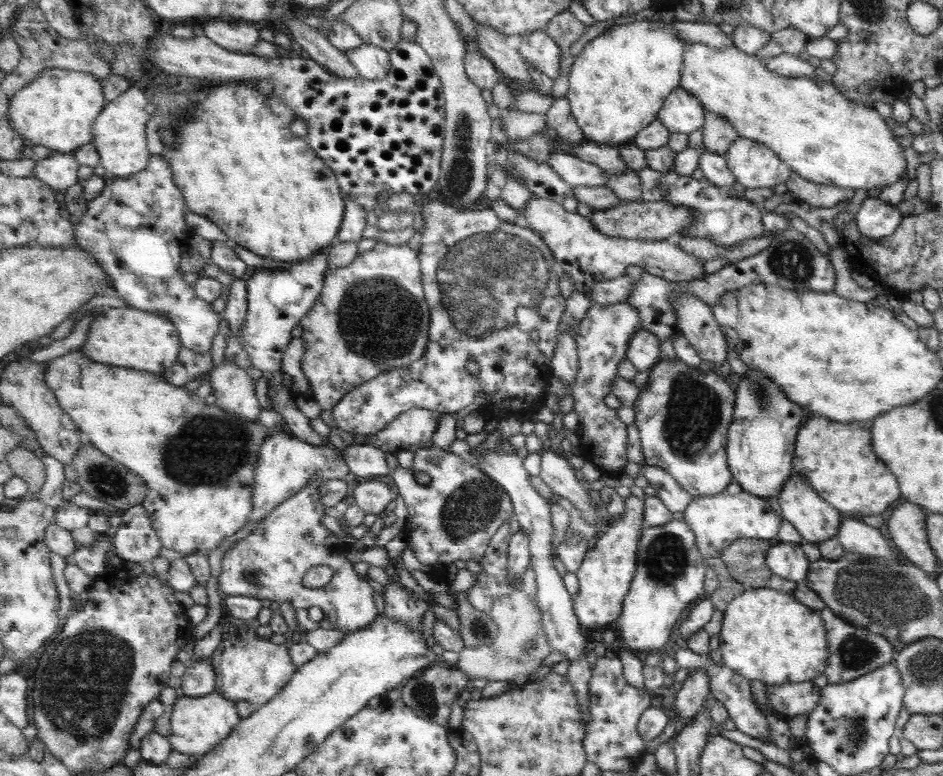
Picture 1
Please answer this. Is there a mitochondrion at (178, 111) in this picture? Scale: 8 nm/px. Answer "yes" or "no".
yes

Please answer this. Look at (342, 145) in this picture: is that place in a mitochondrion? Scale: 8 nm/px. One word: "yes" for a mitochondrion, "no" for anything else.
no

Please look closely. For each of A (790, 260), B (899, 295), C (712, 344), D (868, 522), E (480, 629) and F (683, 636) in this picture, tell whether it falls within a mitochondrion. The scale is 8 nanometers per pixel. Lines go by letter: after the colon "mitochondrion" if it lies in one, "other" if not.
A: mitochondrion
B: other
C: other
D: other
E: mitochondrion
F: other

